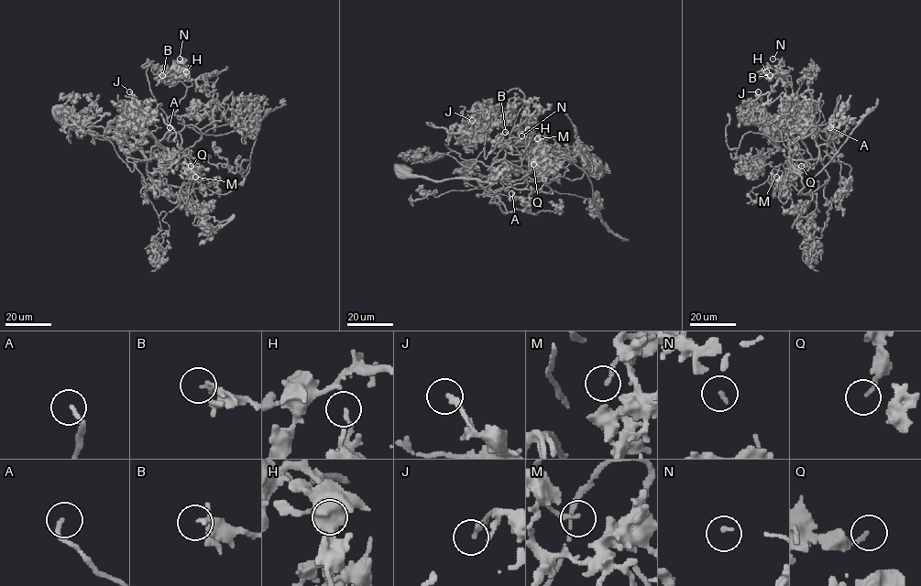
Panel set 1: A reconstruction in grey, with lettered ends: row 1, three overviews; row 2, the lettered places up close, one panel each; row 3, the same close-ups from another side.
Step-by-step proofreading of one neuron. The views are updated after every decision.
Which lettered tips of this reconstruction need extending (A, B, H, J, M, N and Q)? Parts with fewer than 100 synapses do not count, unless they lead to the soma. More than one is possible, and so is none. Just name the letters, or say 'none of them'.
A

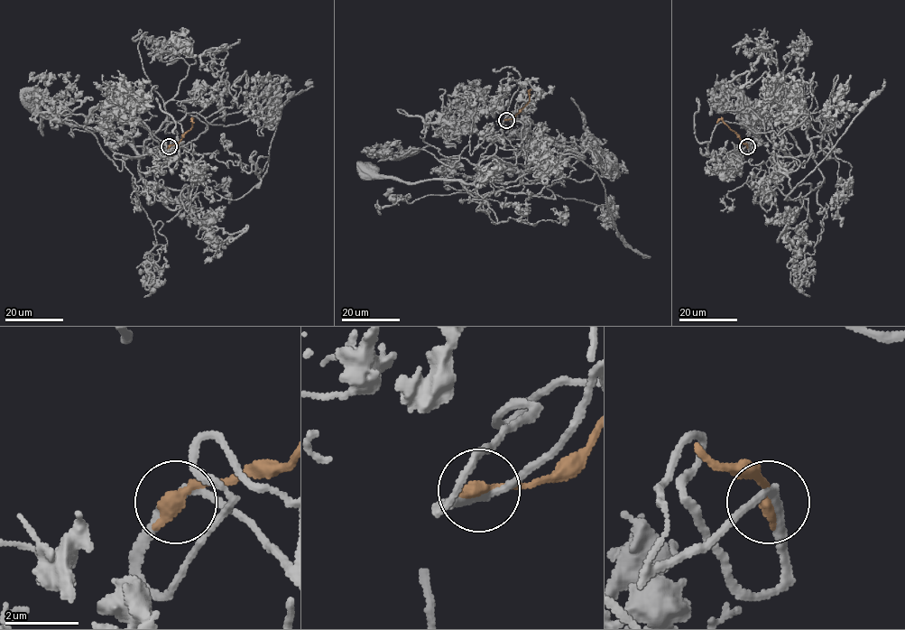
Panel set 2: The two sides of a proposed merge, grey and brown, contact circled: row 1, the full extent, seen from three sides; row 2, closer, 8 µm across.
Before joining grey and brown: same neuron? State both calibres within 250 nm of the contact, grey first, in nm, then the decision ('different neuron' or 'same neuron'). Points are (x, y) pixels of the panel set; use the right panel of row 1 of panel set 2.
240/440 nm | different neuron

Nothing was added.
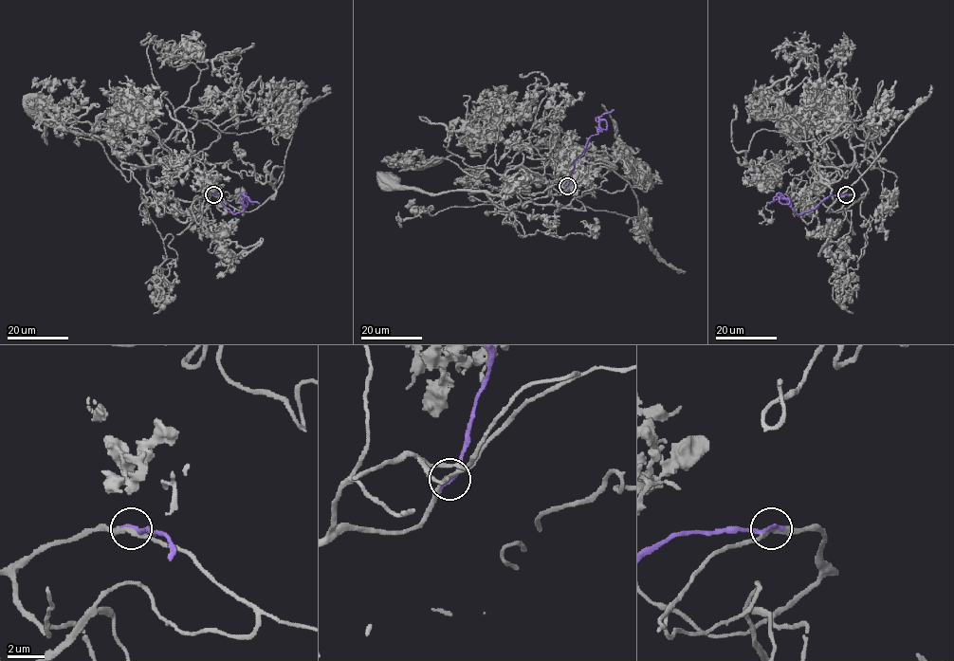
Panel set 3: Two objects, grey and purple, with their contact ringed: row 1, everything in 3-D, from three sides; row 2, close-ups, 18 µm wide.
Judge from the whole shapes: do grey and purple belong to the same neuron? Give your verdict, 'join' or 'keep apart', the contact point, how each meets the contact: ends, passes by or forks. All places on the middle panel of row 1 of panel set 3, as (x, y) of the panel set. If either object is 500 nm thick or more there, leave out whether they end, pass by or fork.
join | (567, 186) | grey passes by | purple ends

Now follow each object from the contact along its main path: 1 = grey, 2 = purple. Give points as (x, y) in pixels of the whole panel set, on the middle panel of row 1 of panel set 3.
1: (568, 186), (560, 194), (537, 197), (504, 208), (501, 197), (483, 192), (427, 193), (388, 186), (388, 183)
2: (568, 186), (574, 162), (583, 153), (588, 139), (598, 133), (599, 117), (614, 109)

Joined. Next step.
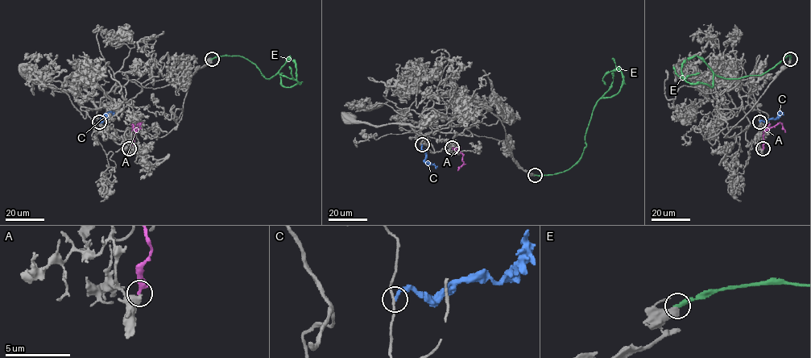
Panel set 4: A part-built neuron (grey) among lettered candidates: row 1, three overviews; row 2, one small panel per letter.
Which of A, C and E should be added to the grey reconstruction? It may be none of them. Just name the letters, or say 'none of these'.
none of these

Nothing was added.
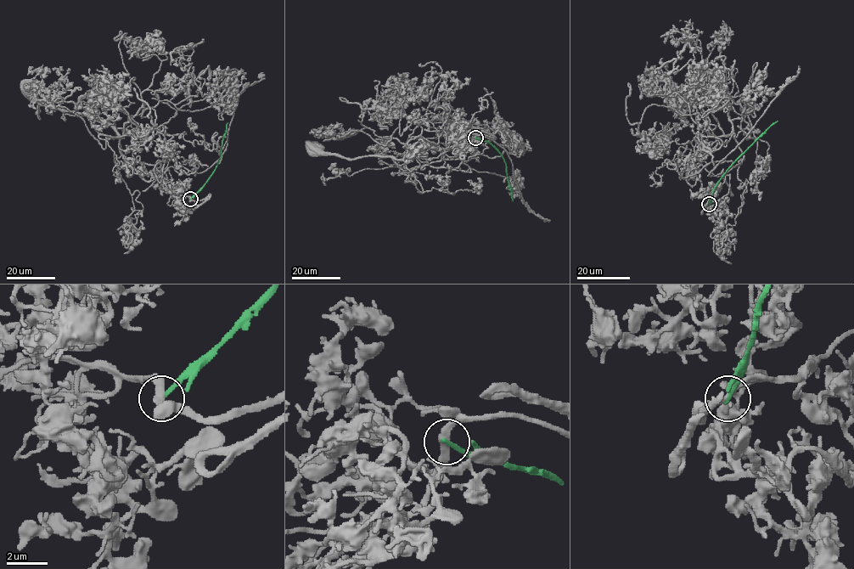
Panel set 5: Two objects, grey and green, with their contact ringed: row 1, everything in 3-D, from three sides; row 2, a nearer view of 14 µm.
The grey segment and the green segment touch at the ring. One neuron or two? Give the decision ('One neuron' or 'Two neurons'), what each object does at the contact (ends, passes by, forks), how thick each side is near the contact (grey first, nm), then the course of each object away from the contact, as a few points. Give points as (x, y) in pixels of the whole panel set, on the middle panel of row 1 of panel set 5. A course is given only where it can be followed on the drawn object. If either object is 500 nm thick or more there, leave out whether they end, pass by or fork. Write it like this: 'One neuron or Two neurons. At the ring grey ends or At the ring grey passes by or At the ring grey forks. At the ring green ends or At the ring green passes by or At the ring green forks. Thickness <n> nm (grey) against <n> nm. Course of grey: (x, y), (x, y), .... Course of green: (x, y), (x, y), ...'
Two neurons. At the ring grey passes by. At the ring green ends. Thickness 260 nm (grey) against 200 nm. Course of grey: (475, 138), (456, 155), (443, 153), (439, 160), (407, 170), (404, 161), (390, 157), (345, 158), (314, 149). Course of green: (475, 138), (488, 142), (501, 154), (513, 200)

